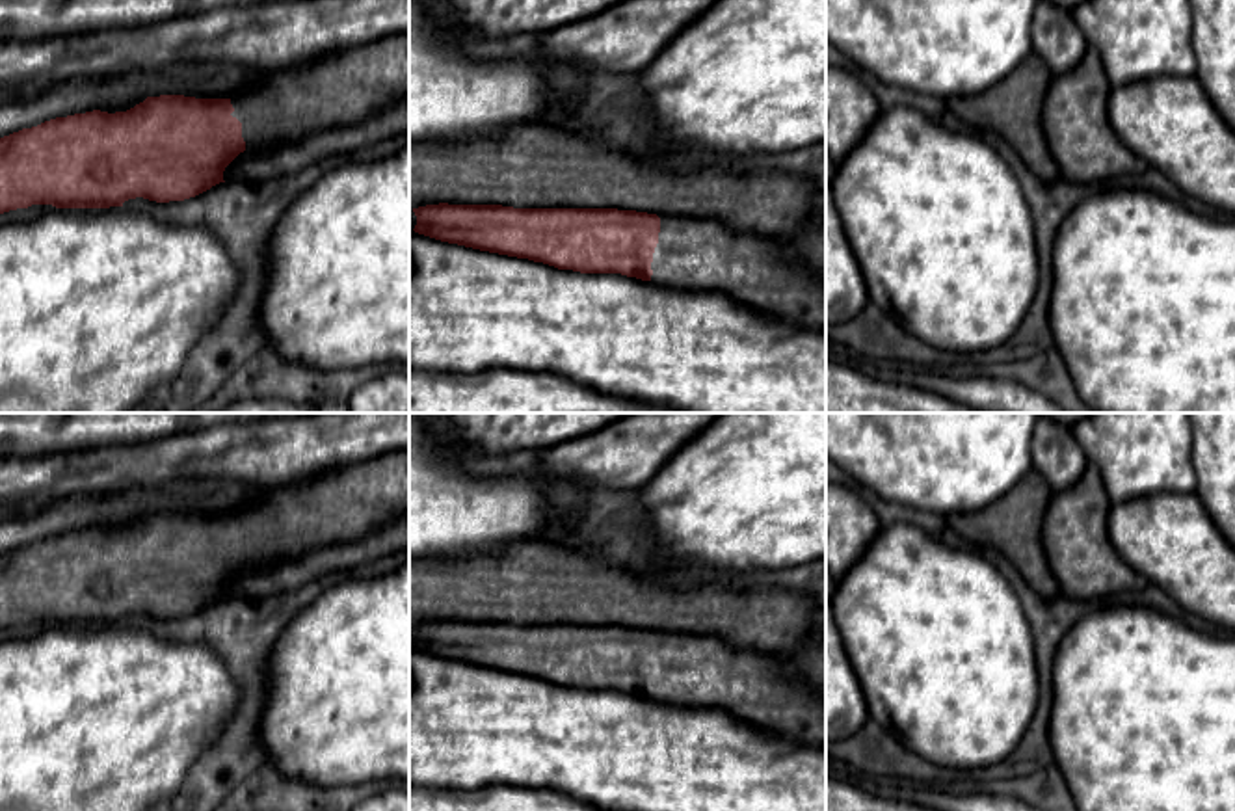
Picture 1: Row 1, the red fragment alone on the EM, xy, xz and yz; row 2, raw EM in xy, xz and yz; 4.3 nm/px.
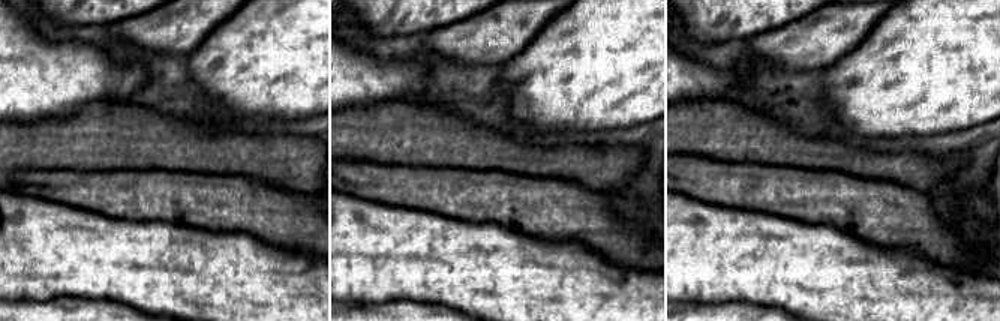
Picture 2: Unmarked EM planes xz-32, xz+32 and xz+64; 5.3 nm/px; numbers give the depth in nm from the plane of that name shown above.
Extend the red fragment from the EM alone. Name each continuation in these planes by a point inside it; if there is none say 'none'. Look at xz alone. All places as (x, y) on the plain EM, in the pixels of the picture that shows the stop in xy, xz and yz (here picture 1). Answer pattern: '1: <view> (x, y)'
1: xz (694, 670)

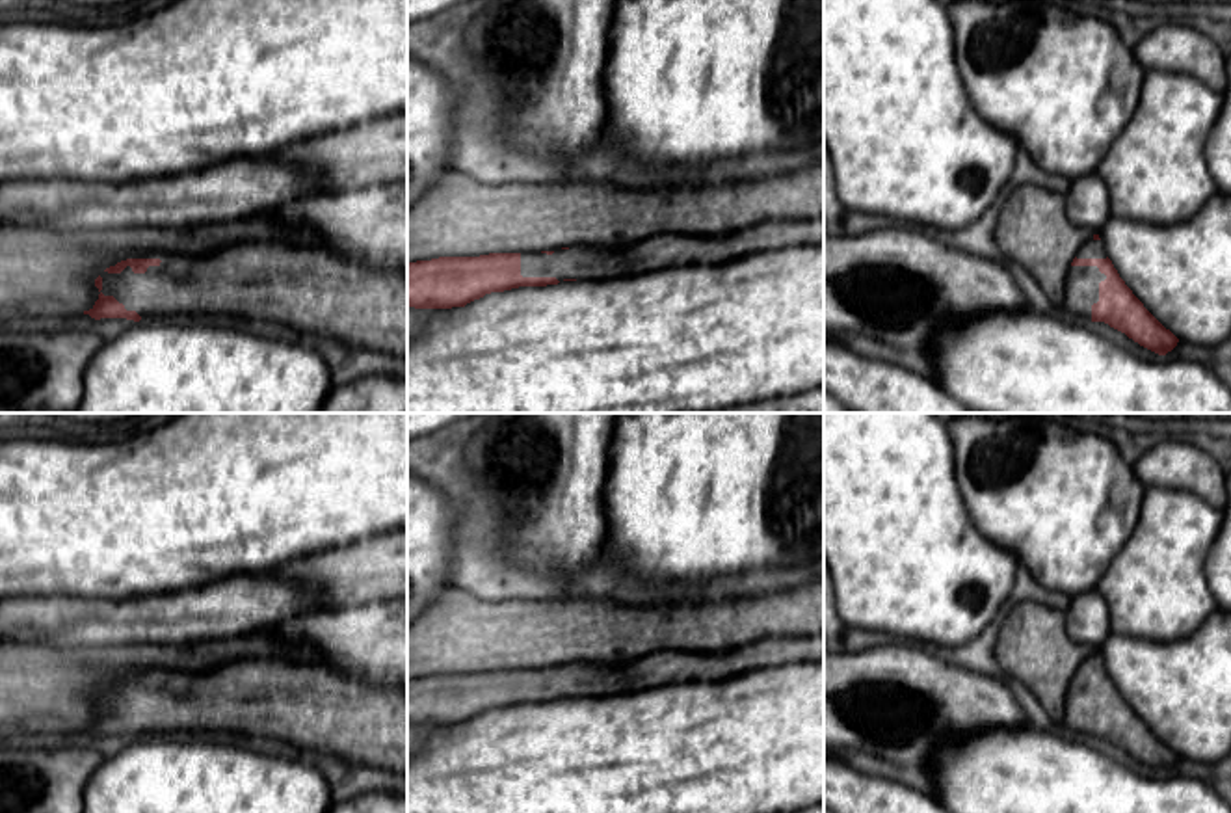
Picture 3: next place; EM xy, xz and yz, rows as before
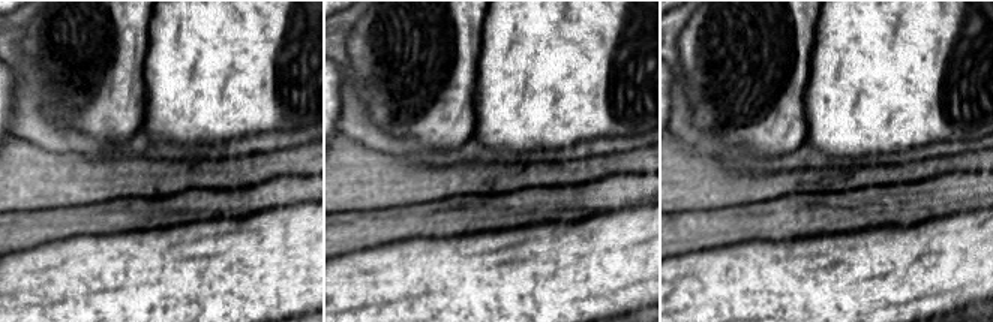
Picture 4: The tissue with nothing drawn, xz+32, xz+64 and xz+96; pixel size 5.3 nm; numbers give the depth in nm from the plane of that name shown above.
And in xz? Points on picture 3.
1: xz (666, 666)

